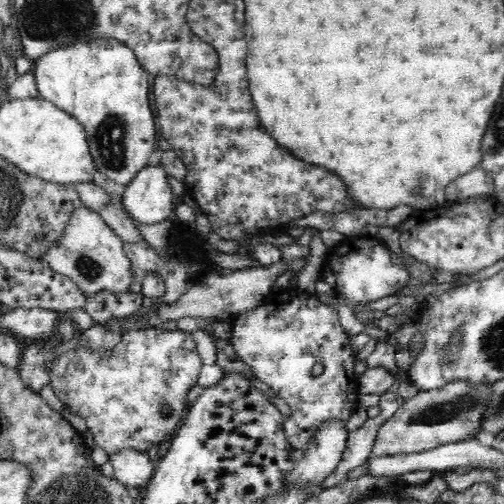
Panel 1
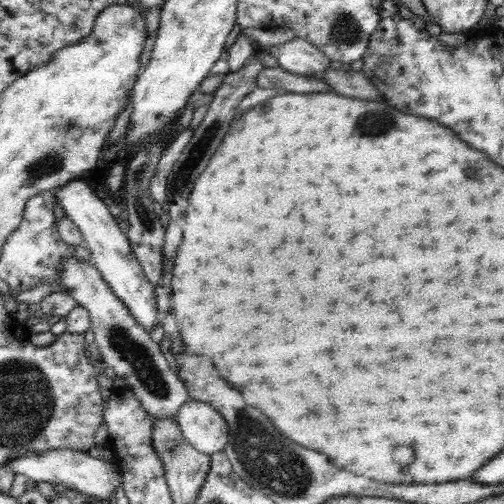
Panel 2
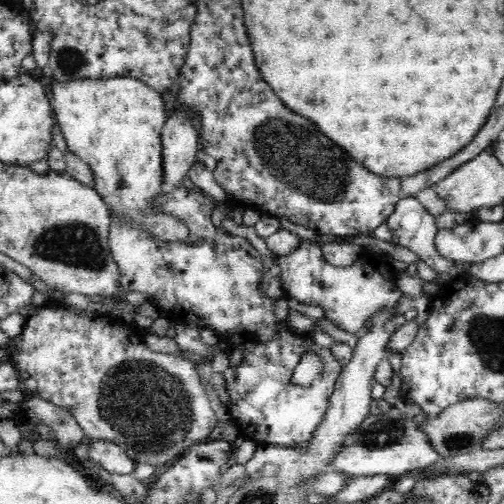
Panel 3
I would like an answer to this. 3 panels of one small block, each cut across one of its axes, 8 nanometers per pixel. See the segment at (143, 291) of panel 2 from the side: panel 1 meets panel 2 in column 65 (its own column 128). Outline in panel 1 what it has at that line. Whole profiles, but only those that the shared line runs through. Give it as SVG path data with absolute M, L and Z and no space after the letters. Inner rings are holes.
M146 166L122 194L122 204L138 224L158 224L172 220L176 212L174 192L164 166Z

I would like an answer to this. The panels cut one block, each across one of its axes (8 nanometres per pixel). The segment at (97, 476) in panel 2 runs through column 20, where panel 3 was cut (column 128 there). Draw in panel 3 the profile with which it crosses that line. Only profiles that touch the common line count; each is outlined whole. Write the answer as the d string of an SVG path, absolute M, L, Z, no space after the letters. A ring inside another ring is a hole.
M92 440L88 444L88 458L110 474L132 474L136 462L130 460L128 452L118 448L118 444L110 444L104 440Z

